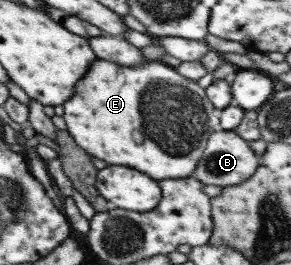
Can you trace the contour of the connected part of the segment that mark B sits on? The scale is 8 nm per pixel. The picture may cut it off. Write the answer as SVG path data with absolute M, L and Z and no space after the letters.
M214 131L205 142L203 156L199 158L199 164L191 174L191 178L204 185L230 187L249 179L258 166L257 157L249 148L247 141L242 140L232 131Z

